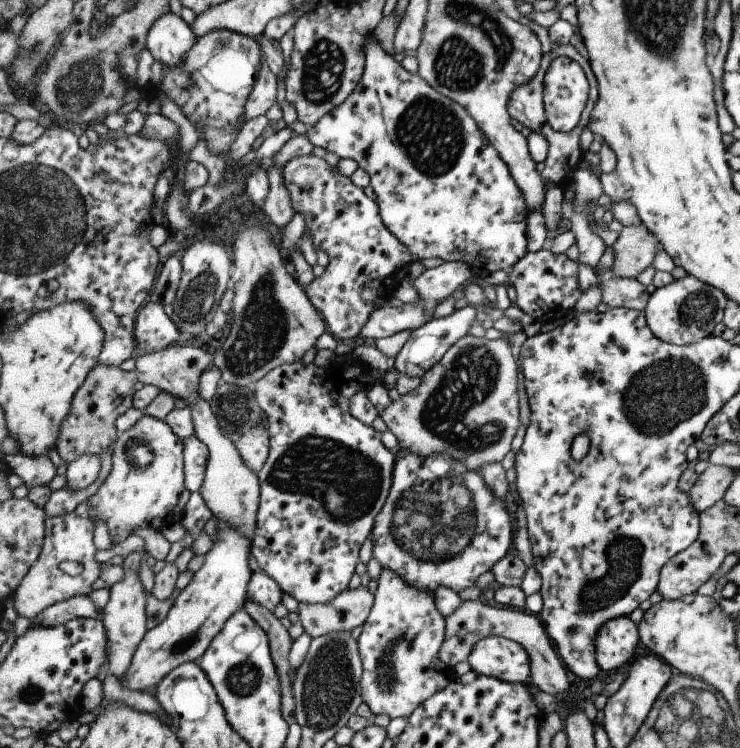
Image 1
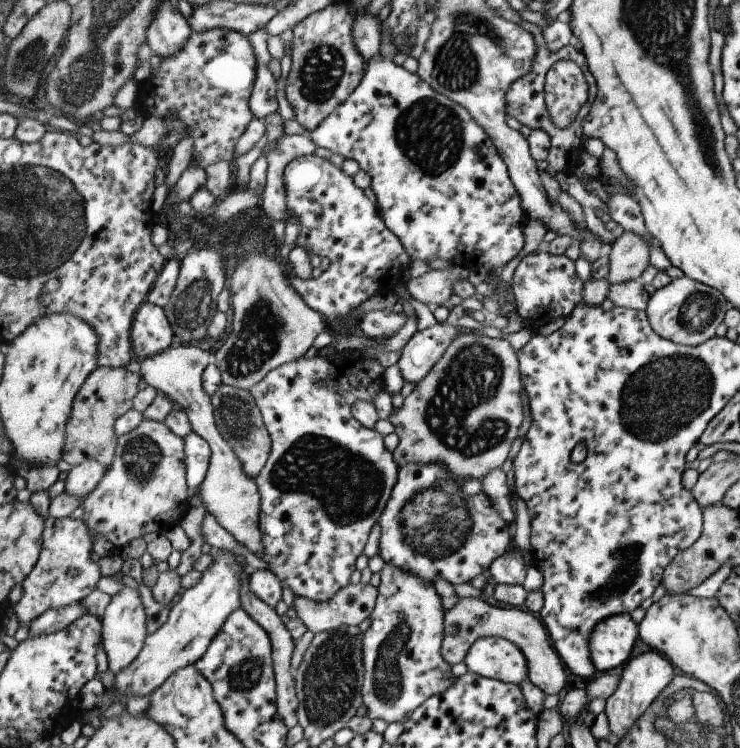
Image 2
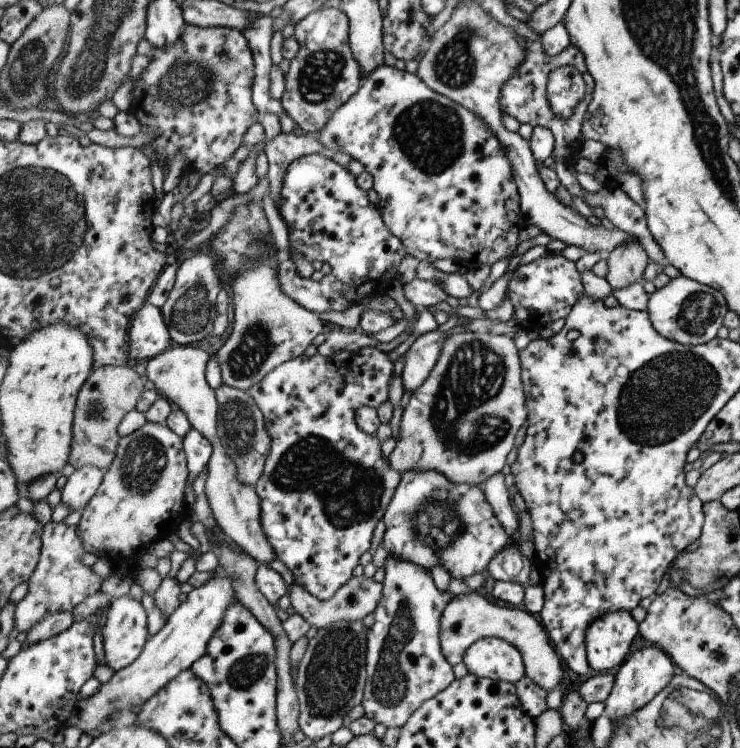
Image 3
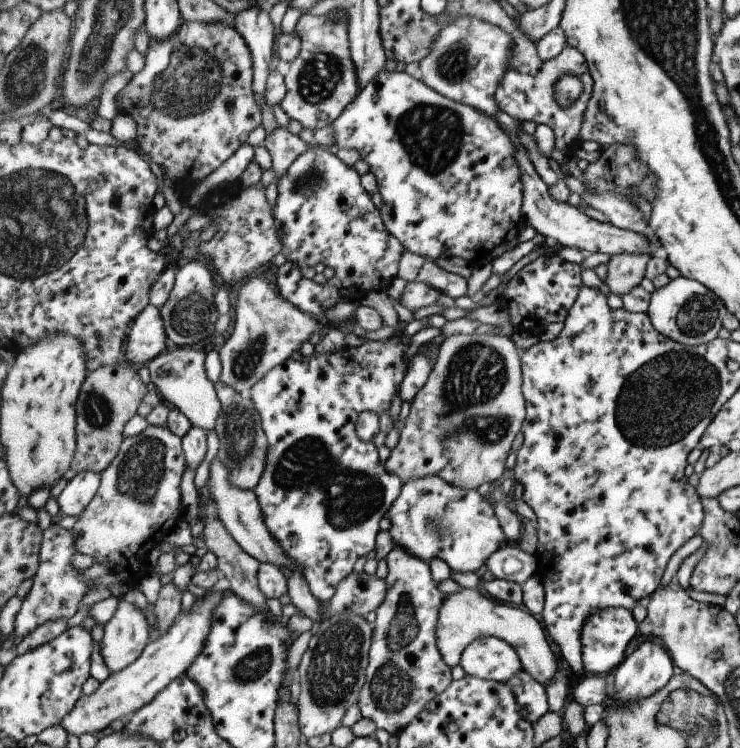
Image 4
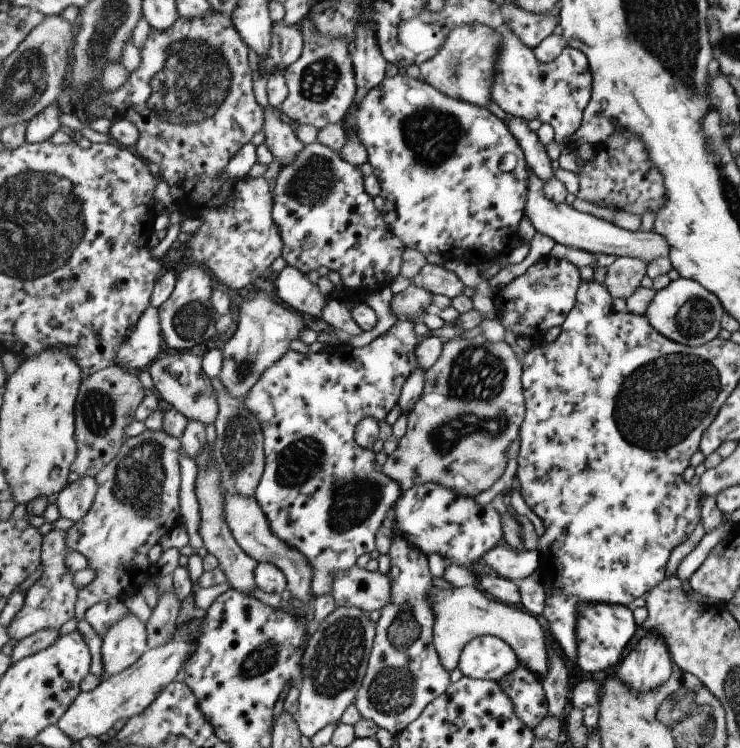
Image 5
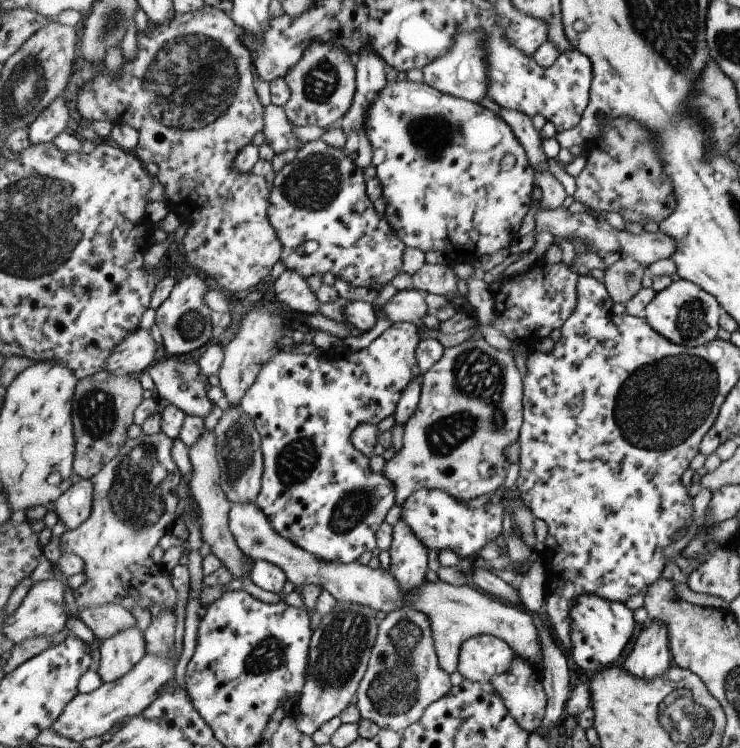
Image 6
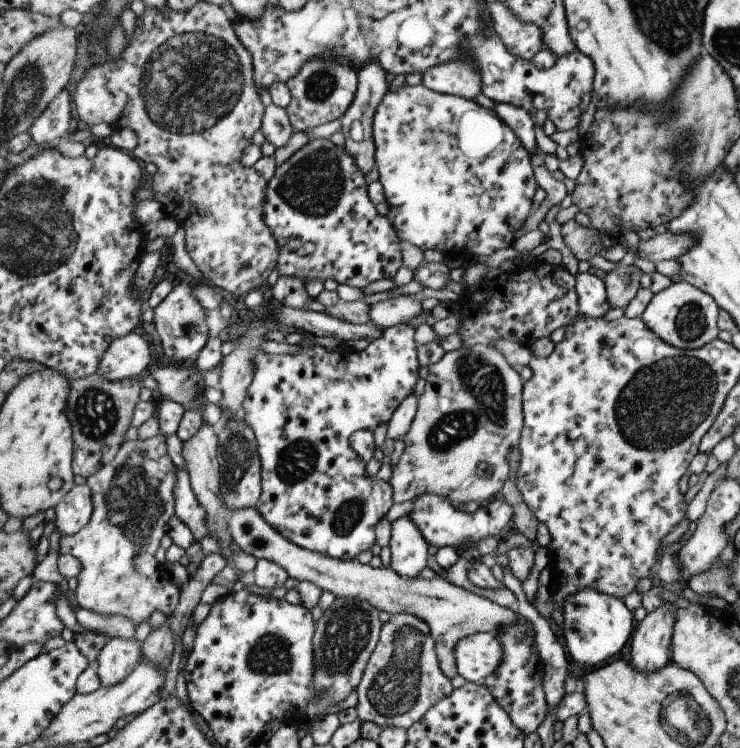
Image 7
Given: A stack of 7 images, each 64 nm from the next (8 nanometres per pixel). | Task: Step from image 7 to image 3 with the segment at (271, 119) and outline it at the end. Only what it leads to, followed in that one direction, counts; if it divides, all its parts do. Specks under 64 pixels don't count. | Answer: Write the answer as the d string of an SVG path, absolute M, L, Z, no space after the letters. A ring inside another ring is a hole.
M280 132L274 139L265 142L264 151L267 153L268 159L270 160L270 169L268 177L270 180L271 197L275 202L277 208L280 207L280 200L282 195L282 186L290 164L293 164L295 160L302 156L308 155L309 153L321 153L328 152L326 146L313 136L313 134L301 134L294 133L283 133Z

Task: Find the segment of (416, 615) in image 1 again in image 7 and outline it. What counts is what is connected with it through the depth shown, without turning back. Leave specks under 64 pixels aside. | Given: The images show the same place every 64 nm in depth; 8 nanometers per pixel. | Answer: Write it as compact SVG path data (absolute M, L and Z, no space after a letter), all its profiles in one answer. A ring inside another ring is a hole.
M409 515L392 523L392 570L403 578L419 578L427 567L430 544ZM411 612L393 614L383 624L380 643L372 654L363 682L357 688L358 719L376 723L381 729L408 730L437 702L451 696L453 690L451 680L440 668L429 624Z

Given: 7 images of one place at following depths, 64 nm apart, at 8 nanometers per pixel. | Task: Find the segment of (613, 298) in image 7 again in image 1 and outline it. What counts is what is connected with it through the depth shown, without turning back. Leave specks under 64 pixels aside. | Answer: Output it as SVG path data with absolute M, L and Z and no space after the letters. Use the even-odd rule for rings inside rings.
M644 224L625 226L612 247L614 263L610 274L630 279L639 278L656 260L661 248L659 240Z

